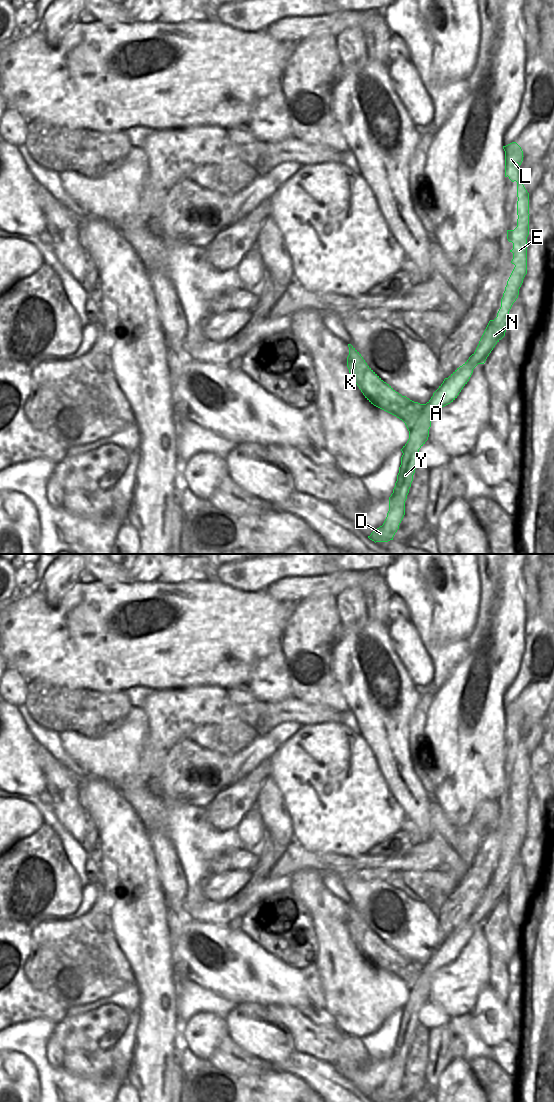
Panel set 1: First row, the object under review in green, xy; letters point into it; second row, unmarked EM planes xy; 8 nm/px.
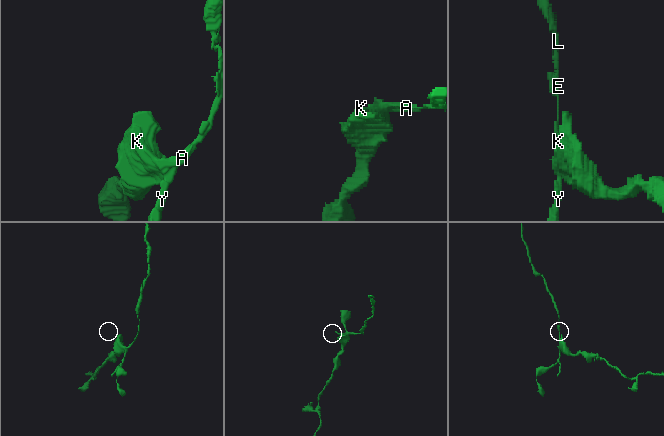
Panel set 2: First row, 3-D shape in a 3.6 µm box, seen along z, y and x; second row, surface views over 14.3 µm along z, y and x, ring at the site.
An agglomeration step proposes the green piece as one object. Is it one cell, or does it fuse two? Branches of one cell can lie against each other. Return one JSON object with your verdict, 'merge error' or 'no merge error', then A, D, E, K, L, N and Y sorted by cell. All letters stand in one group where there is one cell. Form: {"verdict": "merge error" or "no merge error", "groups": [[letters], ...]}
{"verdict": "merge error", "groups": [["A", "D", "E", "L", "N", "Y"], ["K"]]}

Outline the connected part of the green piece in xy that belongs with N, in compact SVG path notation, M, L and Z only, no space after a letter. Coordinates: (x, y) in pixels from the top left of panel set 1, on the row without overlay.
M512 702L503 706L505 711L505 737L517 742L517 787L507 790L507 799L513 803L512 824L515 825L501 859L501 867L494 880L490 880L475 912L457 928L435 951L436 954L425 964L425 969L415 987L409 992L409 999L401 1009L401 1025L393 1053L389 1057L389 1071L382 1086L374 1090L368 1098L374 1102L388 1102L393 1097L405 1075L405 1061L419 1024L419 1009L429 997L433 975L442 967L453 962L469 941L473 929L484 924L495 905L505 896L509 871L519 855L519 849L527 834L527 797L529 795L529 753L521 741L519 726L523 721L521 707Z

